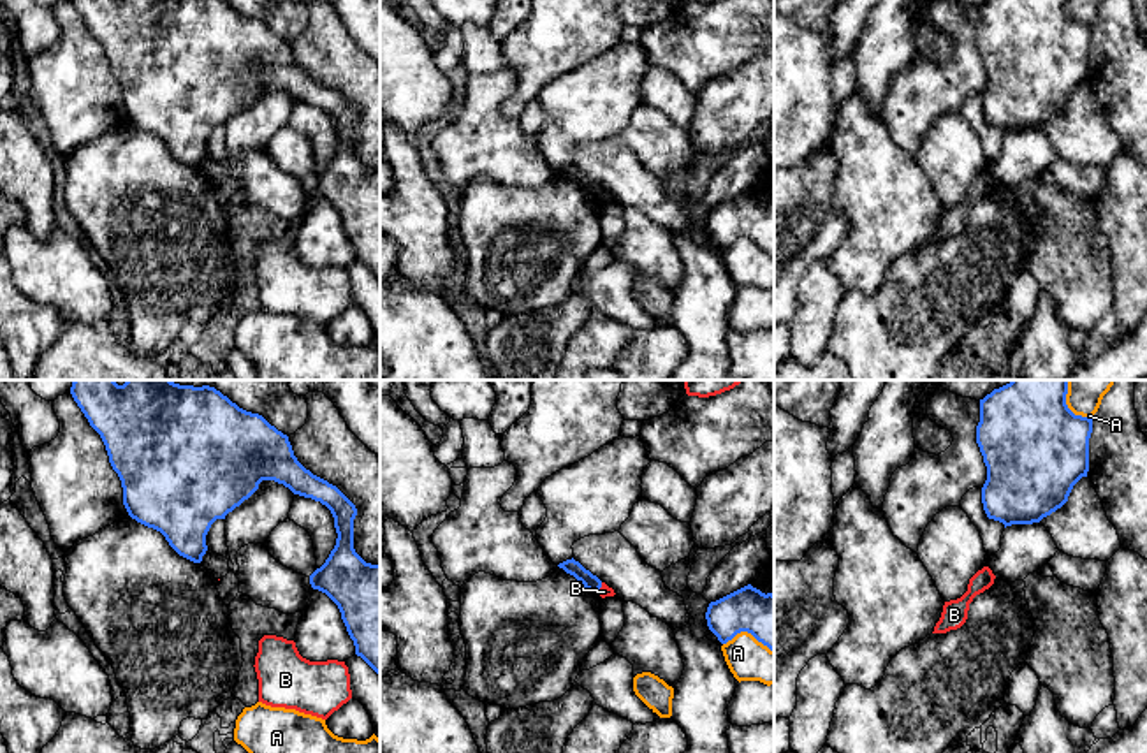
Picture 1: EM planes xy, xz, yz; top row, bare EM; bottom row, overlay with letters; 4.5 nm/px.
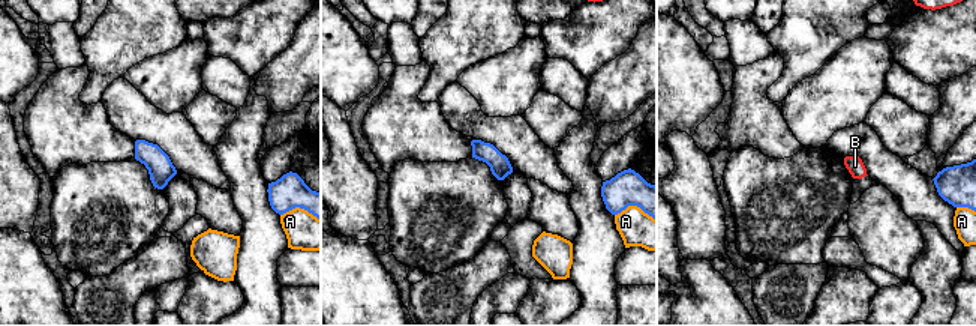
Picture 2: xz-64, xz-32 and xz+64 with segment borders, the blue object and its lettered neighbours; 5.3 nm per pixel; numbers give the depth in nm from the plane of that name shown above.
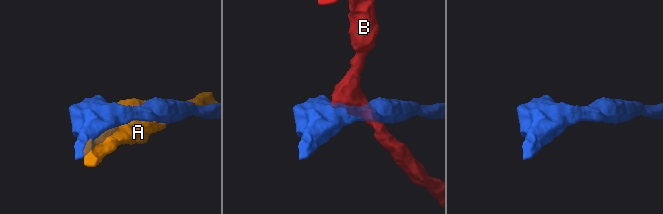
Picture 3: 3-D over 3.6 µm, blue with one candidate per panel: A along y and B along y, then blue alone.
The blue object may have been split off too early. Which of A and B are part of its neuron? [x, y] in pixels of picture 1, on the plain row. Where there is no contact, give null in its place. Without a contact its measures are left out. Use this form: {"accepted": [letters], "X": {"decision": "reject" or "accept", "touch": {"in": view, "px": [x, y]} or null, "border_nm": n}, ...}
{"accepted": [], "A": {"decision": "reject", "touch": {"in": "yz", "px": [1072, 18]}, "border_nm": 170}, "B": {"decision": "reject", "touch": {"in": "xz", "px": [600, 192]}, "border_nm": 50}}

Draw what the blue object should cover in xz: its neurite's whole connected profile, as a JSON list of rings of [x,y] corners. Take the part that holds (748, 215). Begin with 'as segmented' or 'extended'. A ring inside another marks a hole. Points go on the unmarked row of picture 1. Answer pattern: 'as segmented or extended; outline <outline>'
as segmented; outline [[[751,190],[711,208],[705,218],[709,236],[721,250],[748,238],[774,257],[774,201]]]

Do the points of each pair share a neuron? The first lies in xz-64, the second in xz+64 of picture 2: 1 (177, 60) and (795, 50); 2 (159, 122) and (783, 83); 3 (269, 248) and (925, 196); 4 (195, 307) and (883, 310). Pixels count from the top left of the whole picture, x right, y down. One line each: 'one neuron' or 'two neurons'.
1: two neurons
2: two neurons
3: two neurons
4: one neuron

